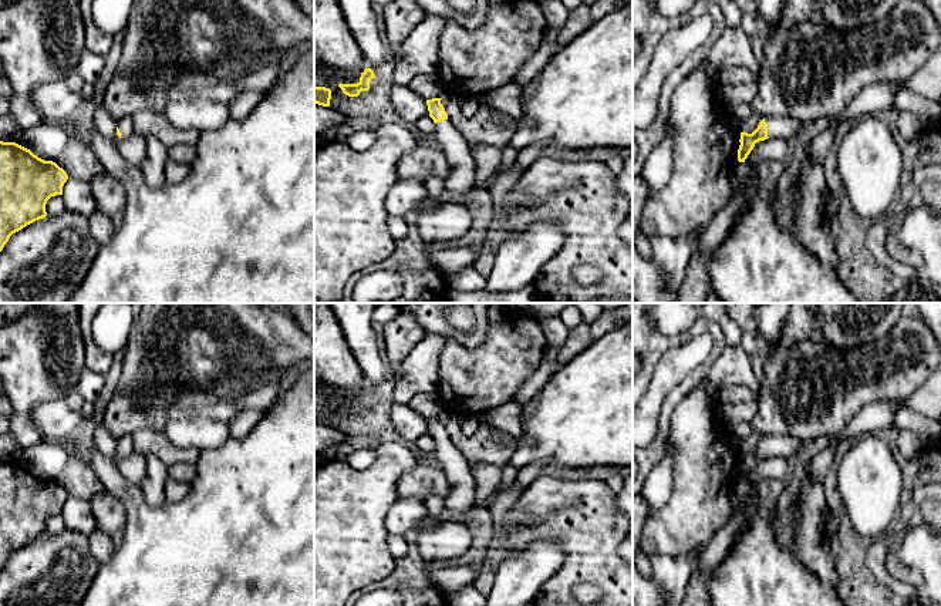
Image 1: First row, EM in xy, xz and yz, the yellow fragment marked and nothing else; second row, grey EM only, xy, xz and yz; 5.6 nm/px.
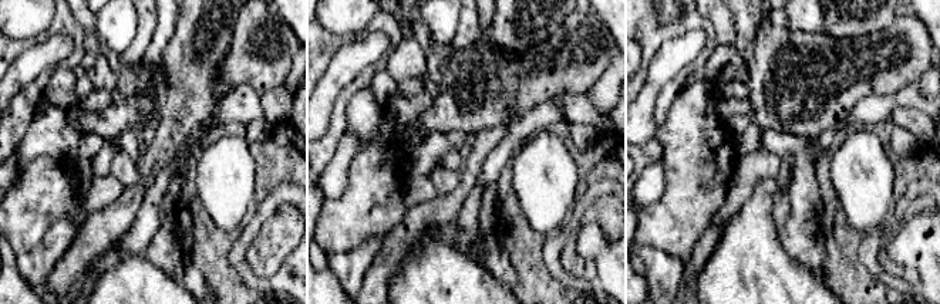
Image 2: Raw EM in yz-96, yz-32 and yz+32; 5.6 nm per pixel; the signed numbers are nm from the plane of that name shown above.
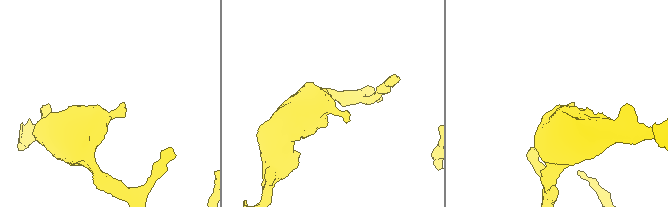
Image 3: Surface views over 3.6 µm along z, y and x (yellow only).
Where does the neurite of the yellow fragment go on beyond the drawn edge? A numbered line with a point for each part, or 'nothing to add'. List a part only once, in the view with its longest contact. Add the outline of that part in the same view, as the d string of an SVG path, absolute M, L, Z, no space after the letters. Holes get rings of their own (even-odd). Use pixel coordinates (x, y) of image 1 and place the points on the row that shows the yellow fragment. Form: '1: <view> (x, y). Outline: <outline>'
1: yz (786, 128). Outline: M765 117L769 138L782 138L792 144L802 131L803 122L789 117Z

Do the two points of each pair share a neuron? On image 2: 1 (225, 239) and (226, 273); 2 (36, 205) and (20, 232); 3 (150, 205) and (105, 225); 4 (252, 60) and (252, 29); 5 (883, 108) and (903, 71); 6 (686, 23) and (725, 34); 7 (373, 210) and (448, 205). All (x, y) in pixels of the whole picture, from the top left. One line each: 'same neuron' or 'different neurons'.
1: same neuron
2: same neuron
3: different neurons
4: same neuron
5: different neurons
6: different neurons
7: different neurons

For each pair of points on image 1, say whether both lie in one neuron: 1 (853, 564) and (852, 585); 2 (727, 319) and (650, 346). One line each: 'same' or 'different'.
1: same
2: different

